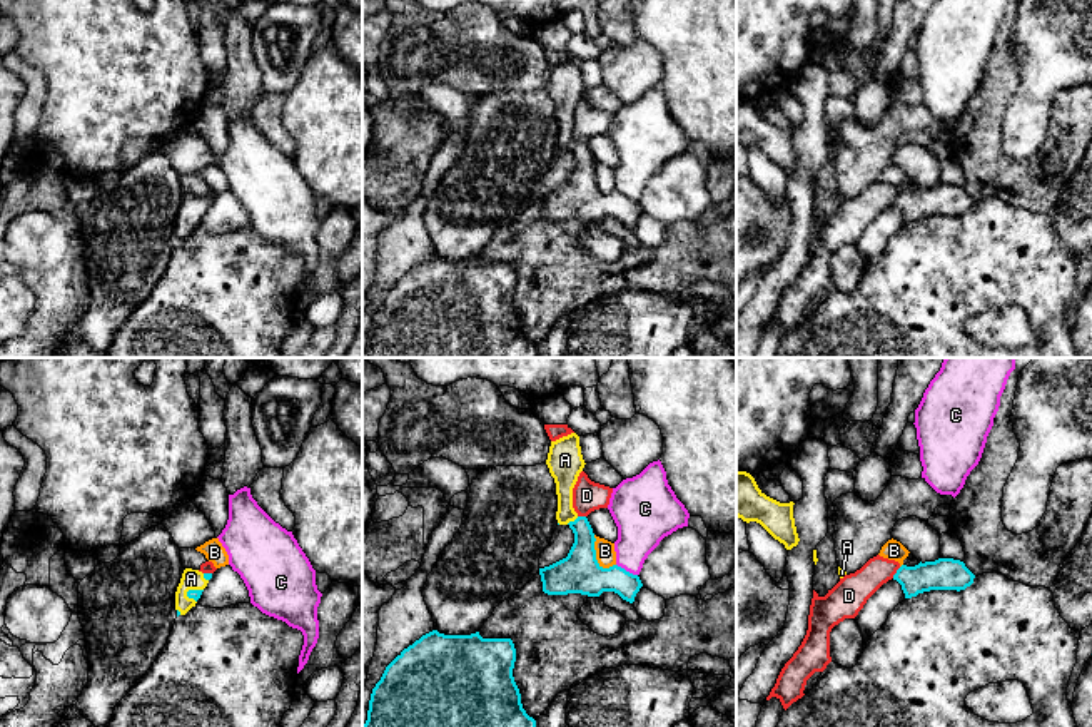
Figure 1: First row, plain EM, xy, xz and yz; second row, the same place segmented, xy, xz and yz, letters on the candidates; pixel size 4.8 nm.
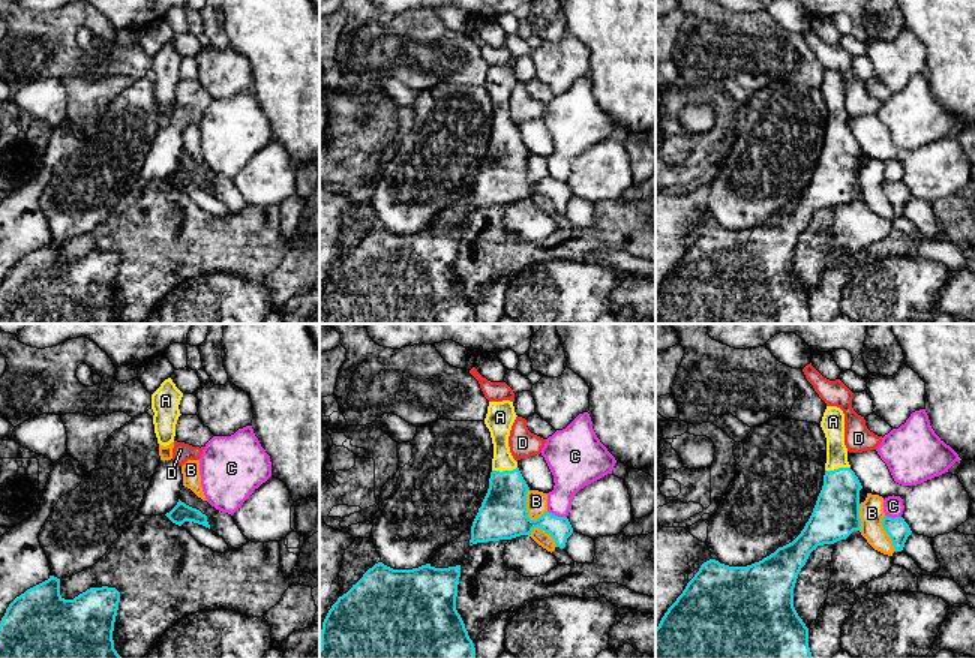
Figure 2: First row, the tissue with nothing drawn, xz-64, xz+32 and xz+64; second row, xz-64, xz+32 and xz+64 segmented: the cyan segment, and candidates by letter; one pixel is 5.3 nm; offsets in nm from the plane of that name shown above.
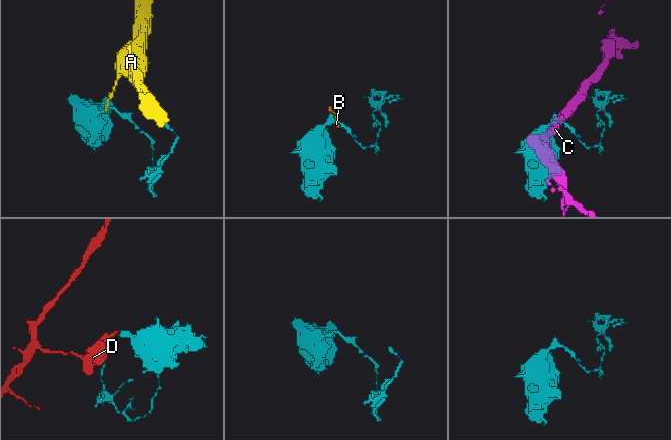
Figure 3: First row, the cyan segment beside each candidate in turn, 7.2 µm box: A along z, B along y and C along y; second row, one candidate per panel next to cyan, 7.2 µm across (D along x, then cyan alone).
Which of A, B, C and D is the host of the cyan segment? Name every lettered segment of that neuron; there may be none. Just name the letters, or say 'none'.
A

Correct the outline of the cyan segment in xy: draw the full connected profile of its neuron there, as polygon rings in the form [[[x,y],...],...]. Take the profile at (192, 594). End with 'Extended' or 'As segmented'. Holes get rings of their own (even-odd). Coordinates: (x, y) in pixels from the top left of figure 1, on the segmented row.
[[[192,568],[184,570],[175,592],[177,617],[185,615],[192,607],[195,607],[210,578],[212,573],[202,573]]]. Extended

